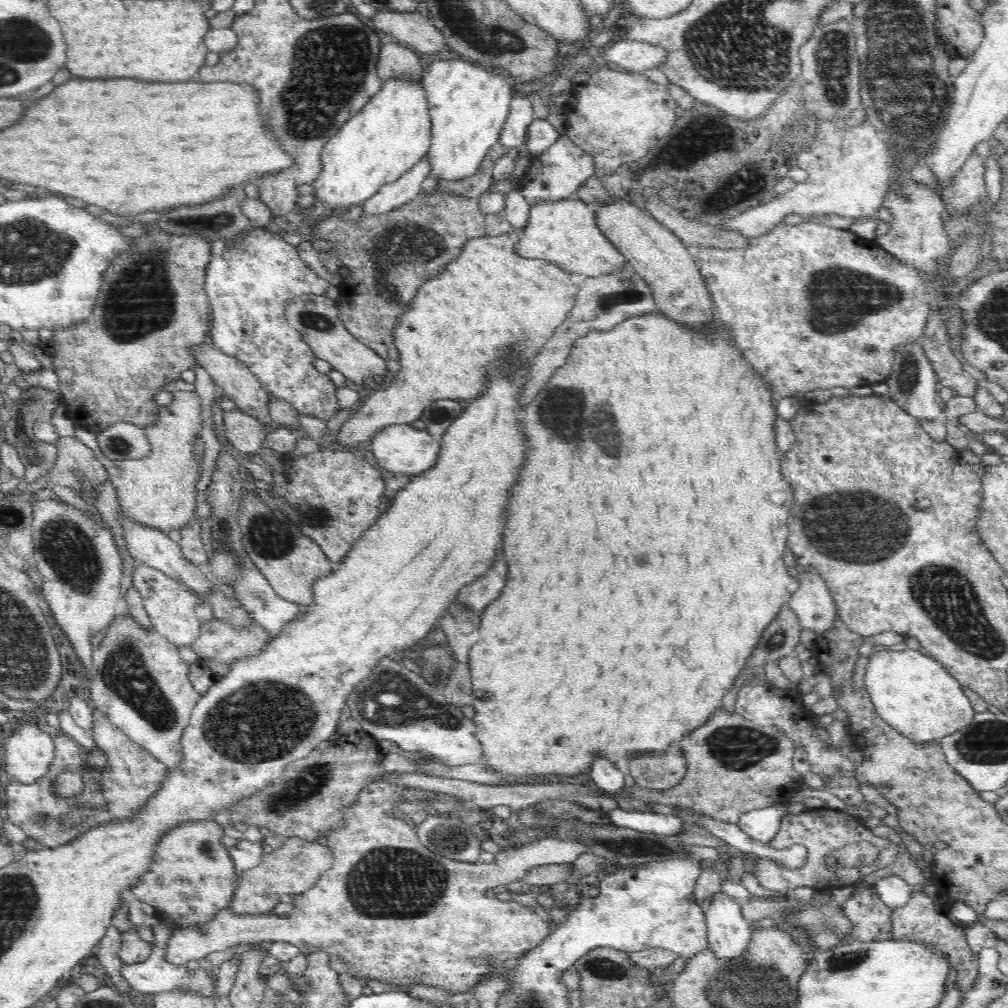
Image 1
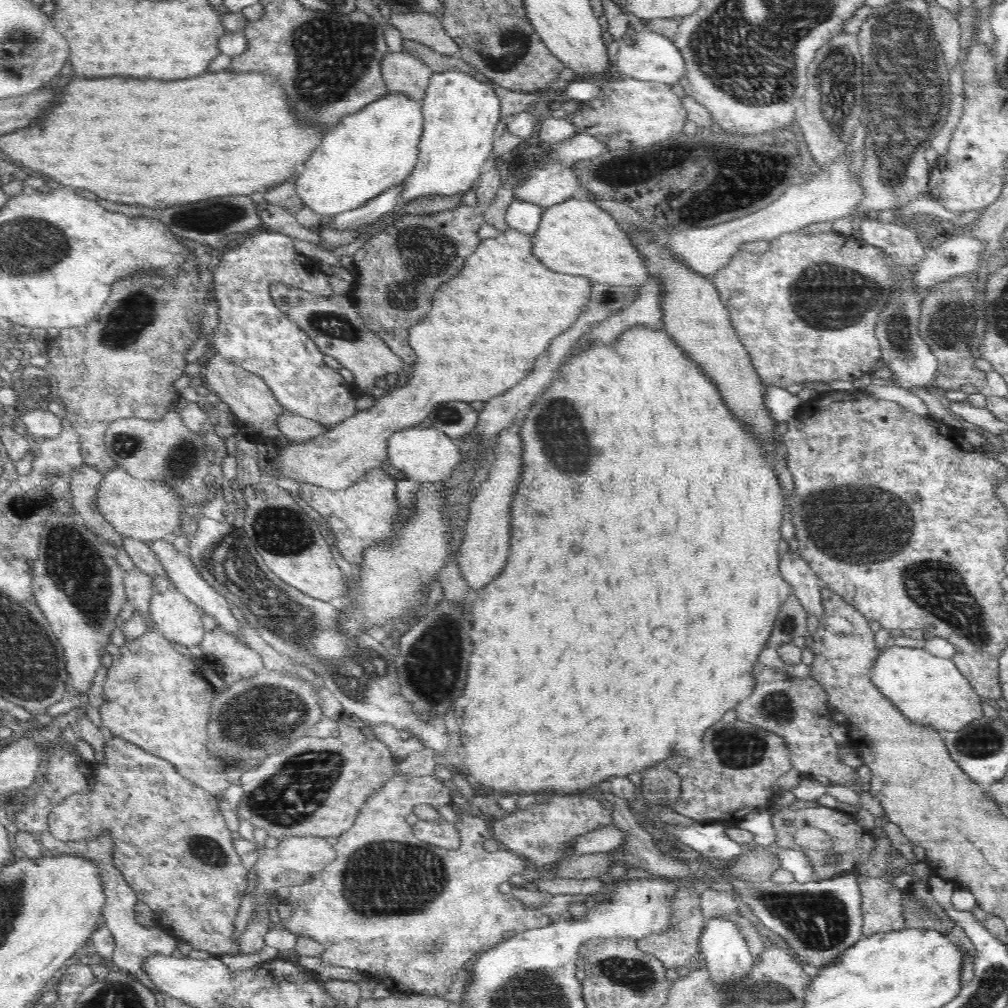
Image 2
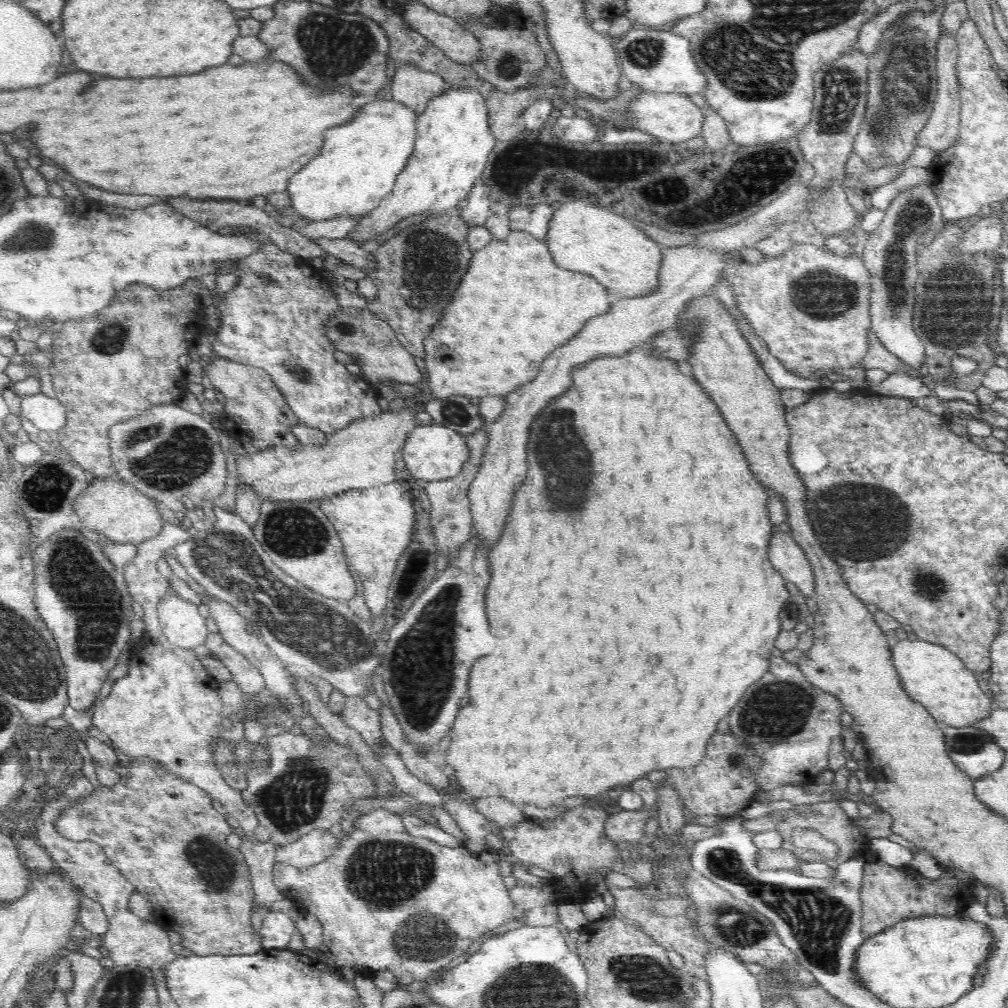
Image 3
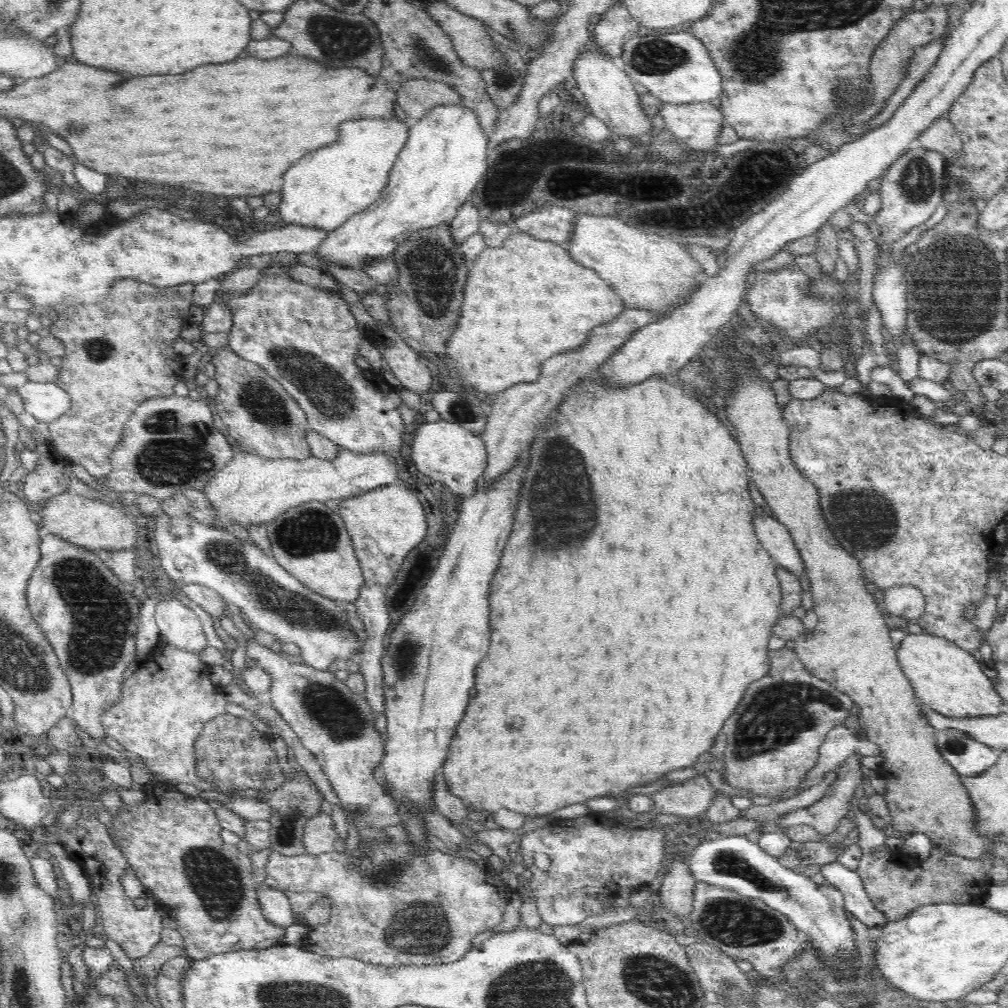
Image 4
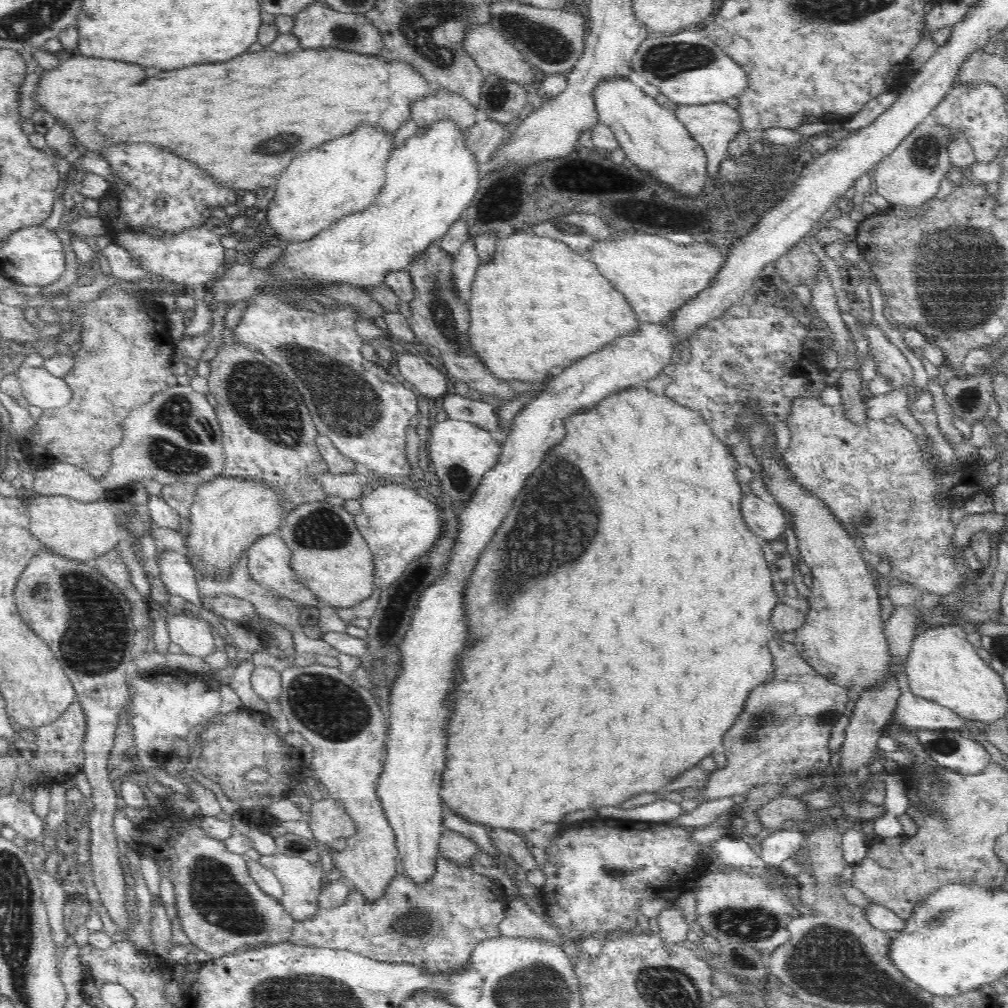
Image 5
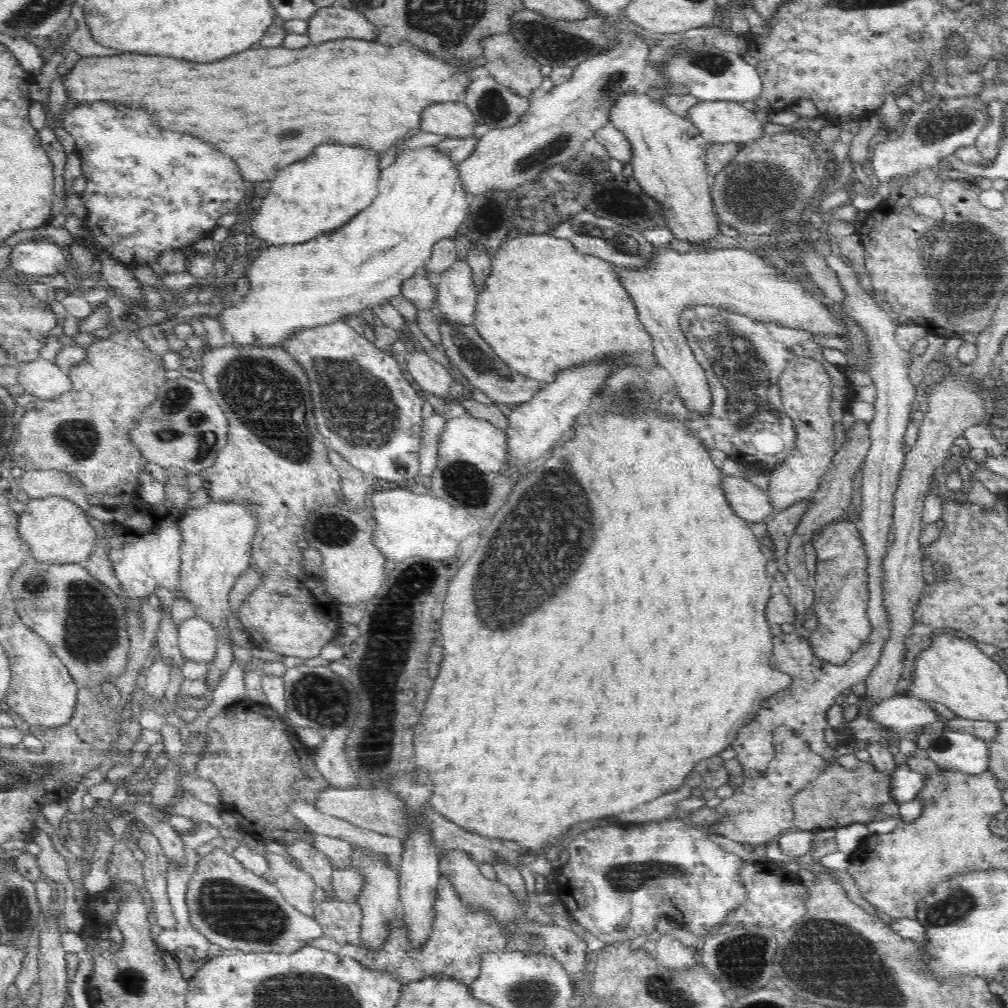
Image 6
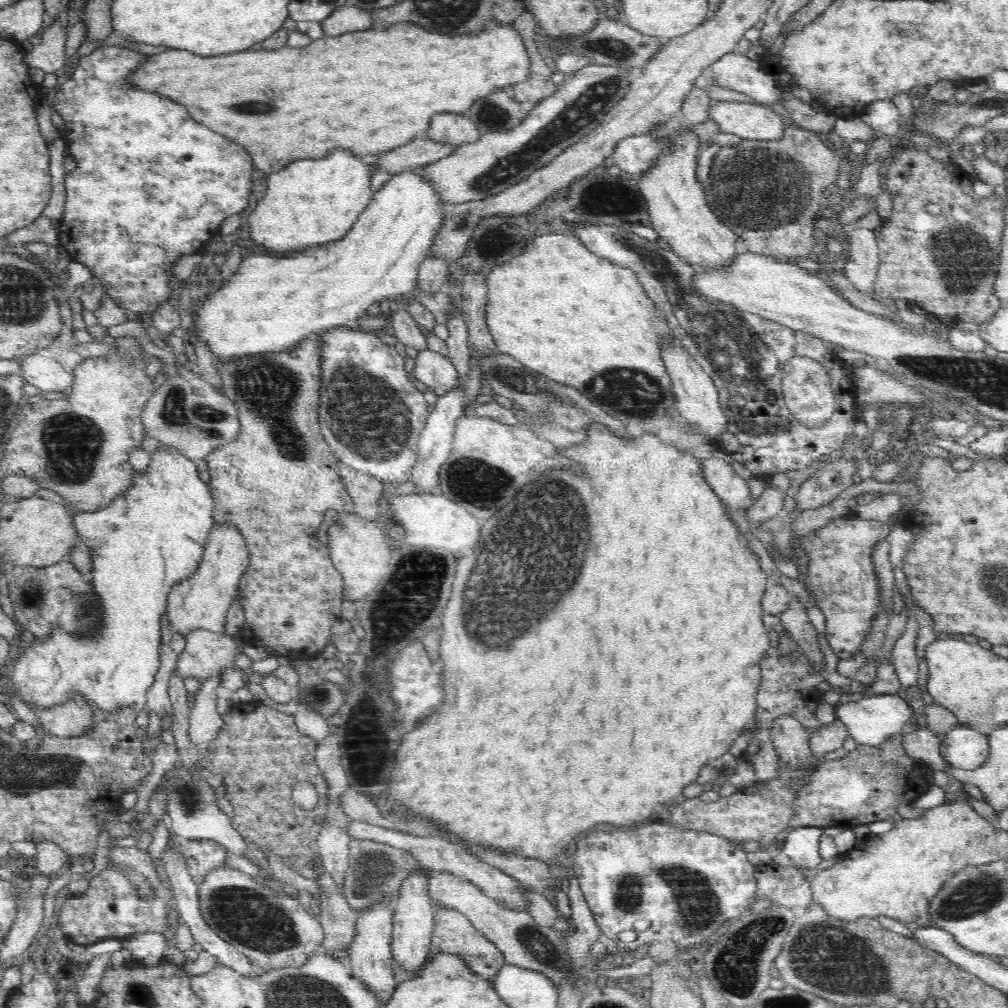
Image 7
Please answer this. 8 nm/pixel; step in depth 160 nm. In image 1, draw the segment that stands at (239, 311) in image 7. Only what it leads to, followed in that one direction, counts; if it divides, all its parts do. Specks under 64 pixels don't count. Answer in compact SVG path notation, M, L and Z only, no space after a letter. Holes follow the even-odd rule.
M430 58L421 80L432 125L431 145L426 152L432 165L430 176L448 181L476 177L484 157L499 140L516 86L490 67L463 59Z

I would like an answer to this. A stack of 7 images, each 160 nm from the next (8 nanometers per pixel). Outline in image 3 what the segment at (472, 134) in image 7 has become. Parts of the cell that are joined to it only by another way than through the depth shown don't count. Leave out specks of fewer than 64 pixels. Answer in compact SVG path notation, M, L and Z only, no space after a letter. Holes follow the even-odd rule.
M404 63L396 66L389 90L392 100L406 105L419 115L430 100L444 94L447 88L447 82L439 74Z

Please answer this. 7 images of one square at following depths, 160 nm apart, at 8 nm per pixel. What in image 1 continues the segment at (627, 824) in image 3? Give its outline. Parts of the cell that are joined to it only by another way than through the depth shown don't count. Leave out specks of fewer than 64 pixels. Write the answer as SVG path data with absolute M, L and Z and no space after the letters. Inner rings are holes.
M388 774L384 781L370 782L362 788L356 804L344 810L344 828L332 829L325 836L326 847L332 852L334 862L326 872L322 872L316 884L306 892L293 895L294 908L289 915L278 916L273 912L238 915L229 909L220 910L212 921L204 924L204 928L173 929L166 945L165 959L170 964L186 965L189 960L199 961L212 952L239 944L284 941L293 944L302 954L328 953L330 967L339 974L348 971L396 986L426 985L461 993L475 987L482 977L497 972L505 963L538 946L551 933L548 922L543 922L532 907L486 897L486 890L503 889L504 885L523 879L531 868L540 865L574 863L580 854L590 853L590 849L576 841L546 837L520 848L503 849L495 854L492 864L481 861L469 864L442 858L424 847L416 830L404 822L399 804L405 802L404 791L411 789L392 785L390 776L392 774Z

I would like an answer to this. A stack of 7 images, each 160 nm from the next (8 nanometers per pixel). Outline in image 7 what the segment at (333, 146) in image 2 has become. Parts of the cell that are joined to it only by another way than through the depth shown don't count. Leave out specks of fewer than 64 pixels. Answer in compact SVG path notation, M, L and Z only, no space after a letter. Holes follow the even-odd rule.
M336 148L328 156L296 160L278 174L268 176L264 198L248 215L251 239L274 254L285 255L342 238L369 205L373 195L370 165Z

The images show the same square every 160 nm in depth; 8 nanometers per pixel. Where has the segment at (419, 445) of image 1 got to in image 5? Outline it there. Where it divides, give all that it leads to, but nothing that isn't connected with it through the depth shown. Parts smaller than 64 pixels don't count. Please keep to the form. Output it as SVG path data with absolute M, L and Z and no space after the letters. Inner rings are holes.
M447 419L431 425L430 439L427 449L430 451L430 467L434 468L442 492L448 494L456 504L464 506L473 495L483 476L496 466L502 445L496 441L497 435L464 422Z

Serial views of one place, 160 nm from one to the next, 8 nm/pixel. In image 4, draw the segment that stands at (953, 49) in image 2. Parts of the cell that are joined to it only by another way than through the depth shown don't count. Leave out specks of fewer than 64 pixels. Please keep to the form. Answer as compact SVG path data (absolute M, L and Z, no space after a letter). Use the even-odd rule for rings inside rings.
M948 112L939 116L924 132L921 132L915 144L924 150L939 152L948 160L955 159L964 146L958 131L948 119Z

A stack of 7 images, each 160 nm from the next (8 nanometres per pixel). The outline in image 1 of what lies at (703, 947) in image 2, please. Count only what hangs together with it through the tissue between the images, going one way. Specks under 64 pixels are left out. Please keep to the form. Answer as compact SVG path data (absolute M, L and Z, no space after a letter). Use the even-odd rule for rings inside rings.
M716 893L705 905L708 949L720 958L744 954L751 939L749 922L740 910L741 904L726 893Z

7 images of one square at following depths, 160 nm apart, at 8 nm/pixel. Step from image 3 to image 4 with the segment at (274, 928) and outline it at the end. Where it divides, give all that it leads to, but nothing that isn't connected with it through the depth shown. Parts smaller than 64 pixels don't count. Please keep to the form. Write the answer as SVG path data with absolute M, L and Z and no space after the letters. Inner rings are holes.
M263 884L258 890L259 903L263 909L264 919L276 927L287 929L295 924L291 903L283 891L276 891L272 887Z

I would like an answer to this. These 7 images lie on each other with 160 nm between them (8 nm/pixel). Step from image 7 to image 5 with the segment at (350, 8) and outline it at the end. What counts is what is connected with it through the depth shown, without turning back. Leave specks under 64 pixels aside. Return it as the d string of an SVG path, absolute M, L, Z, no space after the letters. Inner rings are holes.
M320 2L309 4L293 16L295 25L291 33L299 38L300 49L337 48L344 52L359 52L379 56L384 41L380 31L363 14L343 13Z

